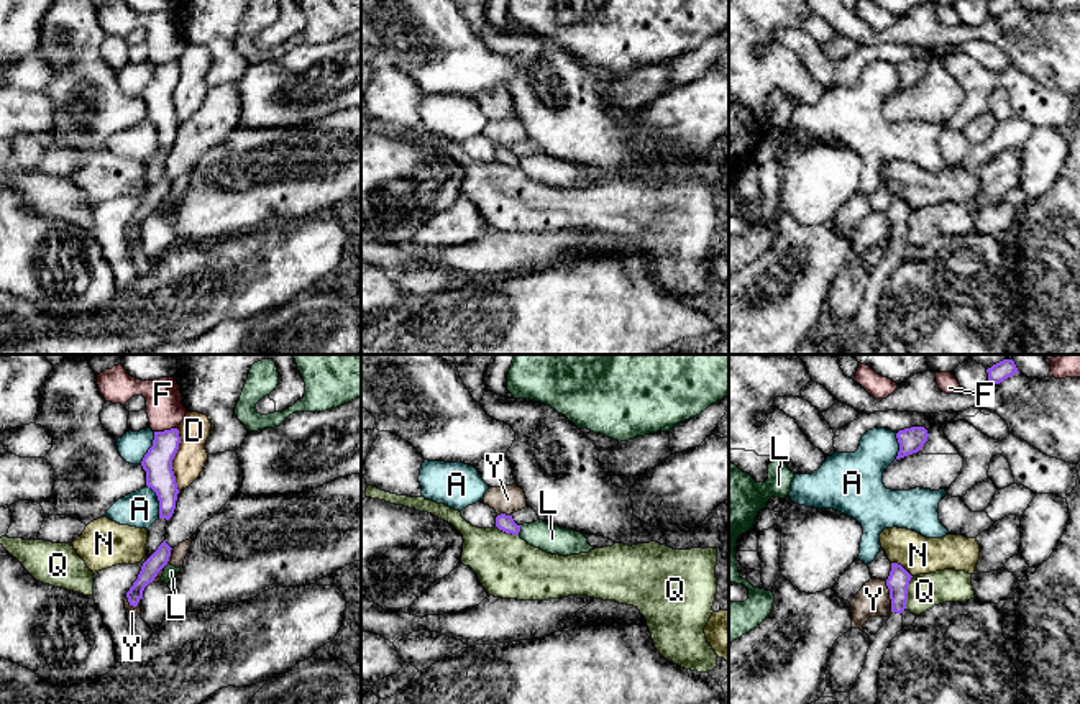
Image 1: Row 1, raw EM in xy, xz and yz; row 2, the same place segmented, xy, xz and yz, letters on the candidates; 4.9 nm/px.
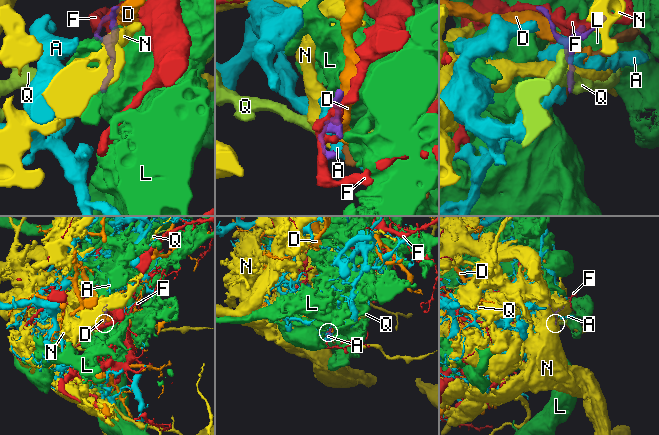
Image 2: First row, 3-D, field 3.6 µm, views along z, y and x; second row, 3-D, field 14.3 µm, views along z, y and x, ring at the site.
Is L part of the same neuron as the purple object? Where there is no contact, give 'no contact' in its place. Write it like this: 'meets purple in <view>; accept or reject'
meets purple in xz; reject

